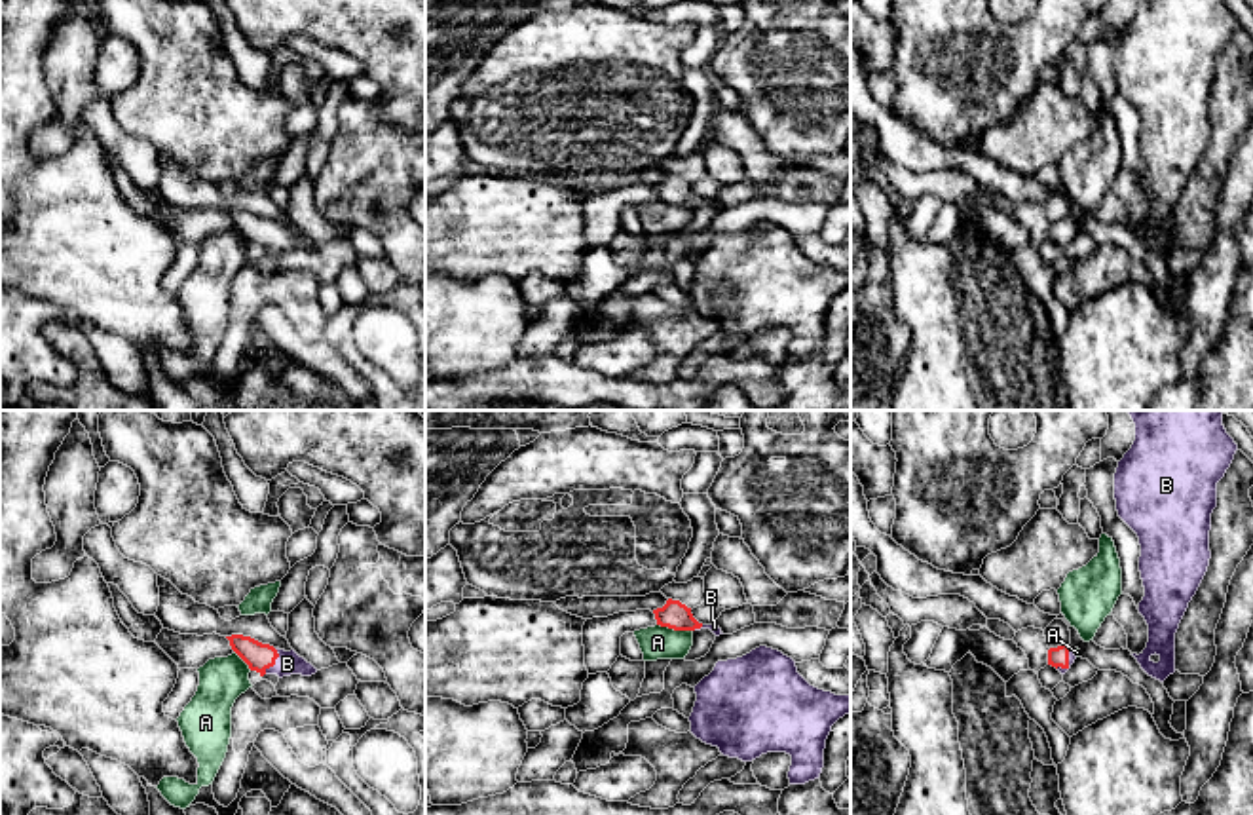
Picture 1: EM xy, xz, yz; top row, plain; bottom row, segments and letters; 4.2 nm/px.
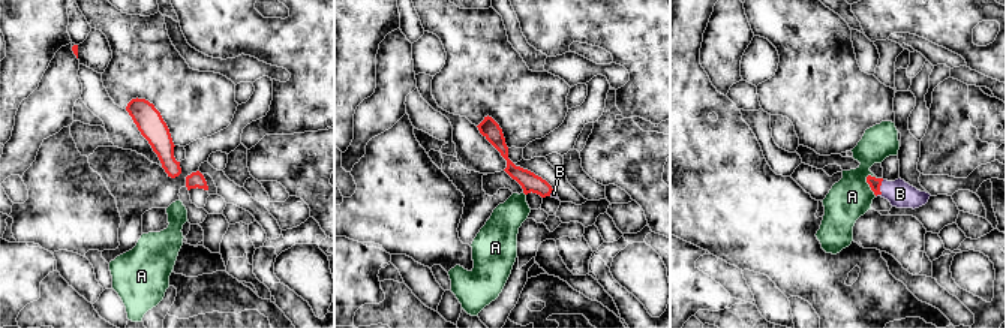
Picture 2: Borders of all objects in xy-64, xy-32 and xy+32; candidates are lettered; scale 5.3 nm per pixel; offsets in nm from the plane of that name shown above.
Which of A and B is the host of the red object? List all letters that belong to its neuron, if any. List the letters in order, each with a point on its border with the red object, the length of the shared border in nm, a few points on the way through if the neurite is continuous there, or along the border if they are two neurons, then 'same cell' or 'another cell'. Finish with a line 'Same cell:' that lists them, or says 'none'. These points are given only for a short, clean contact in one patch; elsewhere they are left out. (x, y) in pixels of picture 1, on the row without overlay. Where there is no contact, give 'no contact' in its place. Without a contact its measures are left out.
A: meets red in xz at (674, 204); contact 160 nm long; border along xz (657, 198), (669, 204), (691, 206); another cell
B: meets red in xy at (274, 236); contact 120 nm long; runs through xy (259, 230), (274, 236), (287, 238); same cell
Same cell: B

